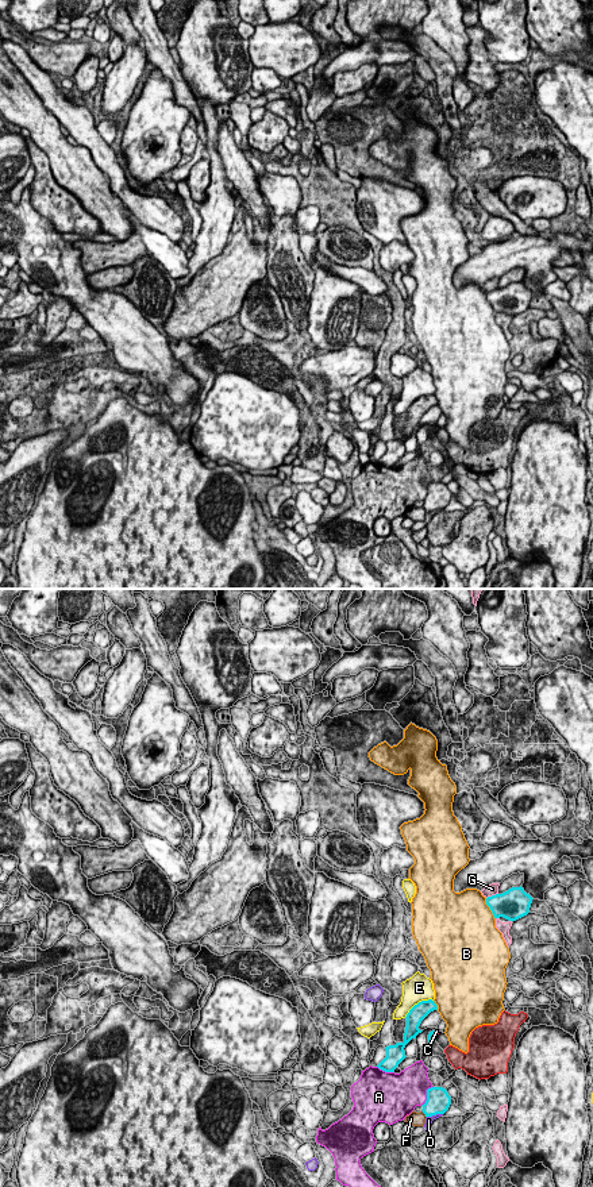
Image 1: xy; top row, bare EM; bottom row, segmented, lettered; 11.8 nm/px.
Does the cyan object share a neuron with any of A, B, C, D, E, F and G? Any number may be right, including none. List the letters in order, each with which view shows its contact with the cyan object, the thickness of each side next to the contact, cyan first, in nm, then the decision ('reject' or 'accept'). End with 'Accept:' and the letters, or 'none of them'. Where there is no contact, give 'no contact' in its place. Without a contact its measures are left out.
A: xy | 280/440 nm | reject
B: xy | 340/480 nm | reject
C: xy | 100/30 nm | reject
D: xy | 280/90 nm | reject
E: xy | 200/320 nm | reject
F: xy | 280/160 nm | reject
G: xy | 320/130 nm | reject
Accept: none of them

